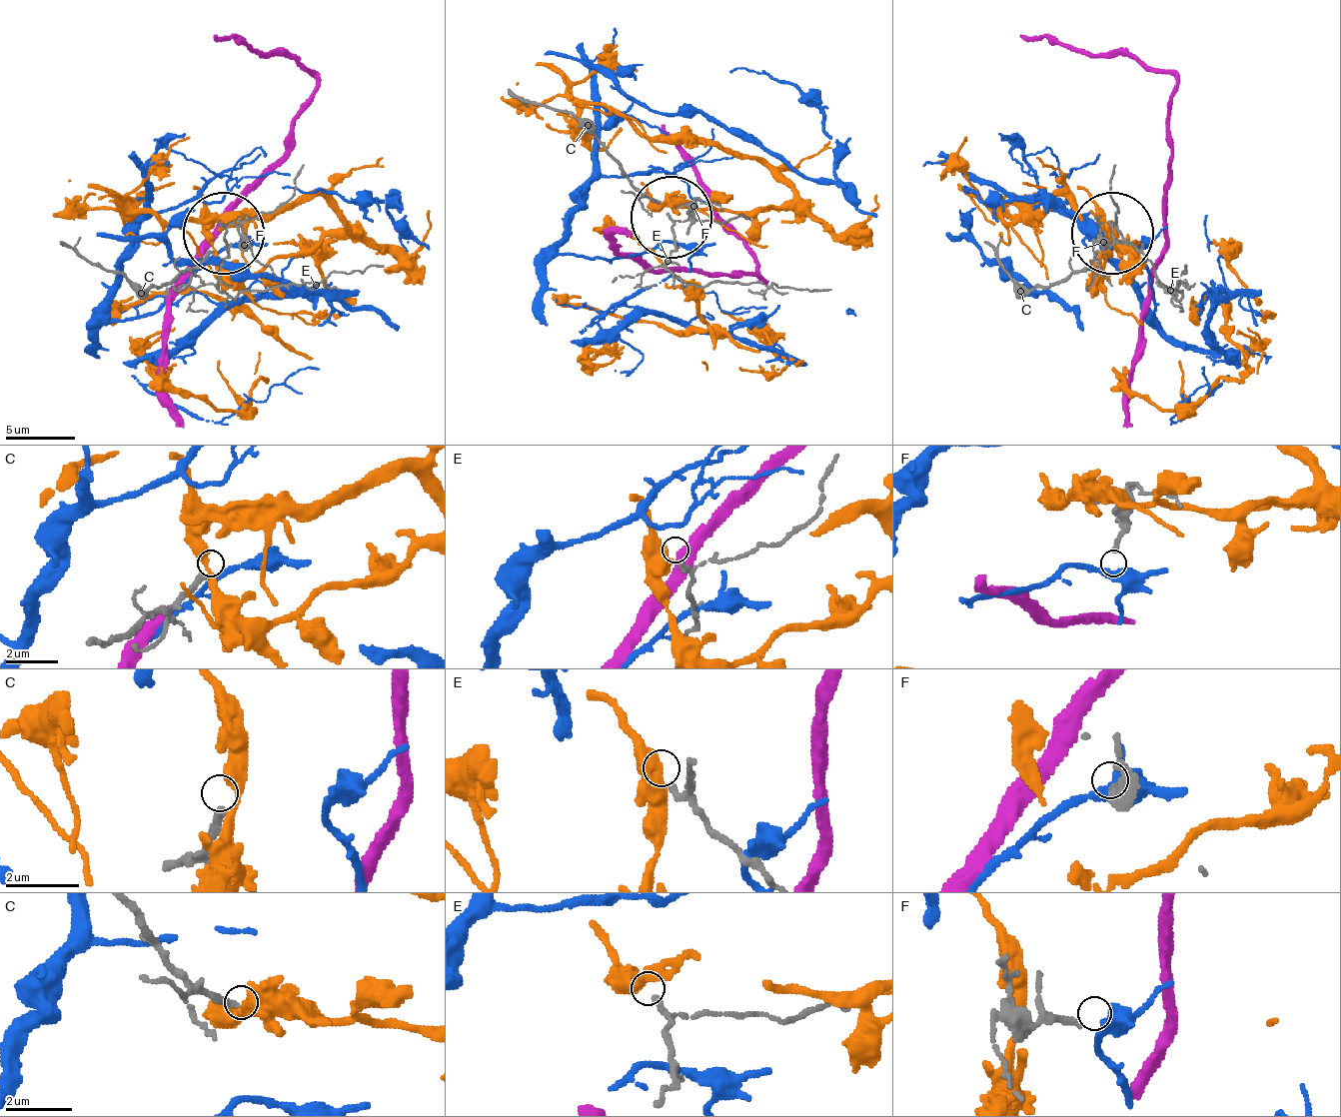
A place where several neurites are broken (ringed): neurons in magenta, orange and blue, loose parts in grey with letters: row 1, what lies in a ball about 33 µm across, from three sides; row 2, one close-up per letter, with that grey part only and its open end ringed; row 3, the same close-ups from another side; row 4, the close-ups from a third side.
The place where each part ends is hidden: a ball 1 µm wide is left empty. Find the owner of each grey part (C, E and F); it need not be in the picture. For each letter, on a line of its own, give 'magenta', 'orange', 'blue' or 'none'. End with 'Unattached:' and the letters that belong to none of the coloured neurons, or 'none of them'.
C: none
E: none
F: none
Unattached: C, E, F

